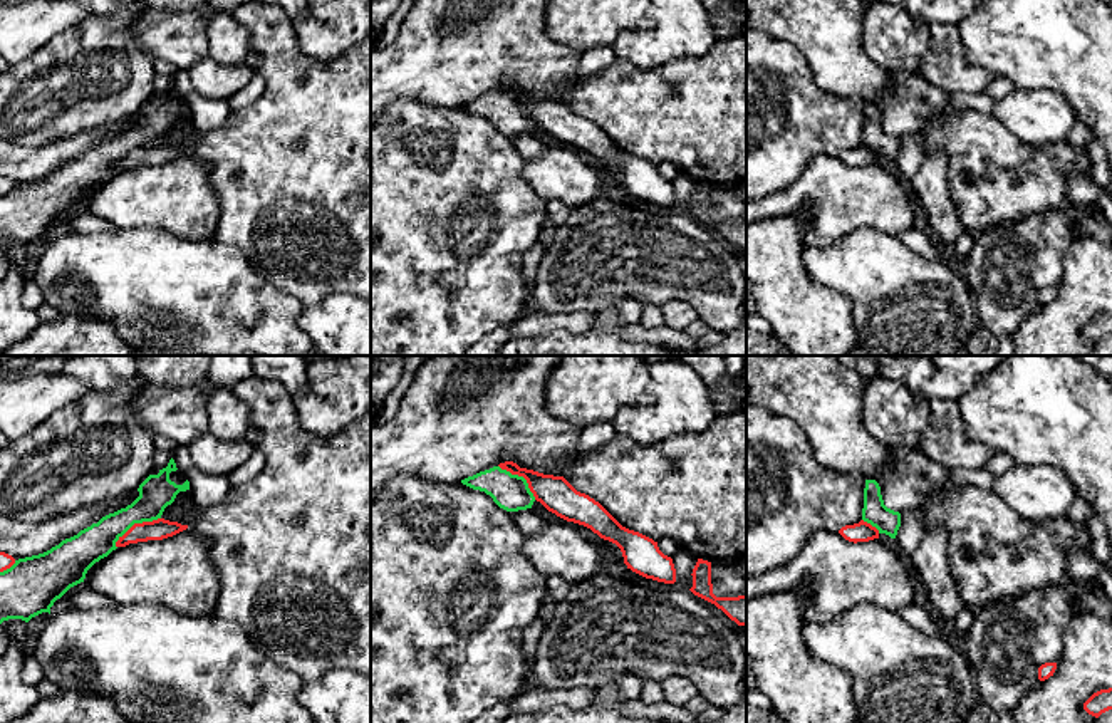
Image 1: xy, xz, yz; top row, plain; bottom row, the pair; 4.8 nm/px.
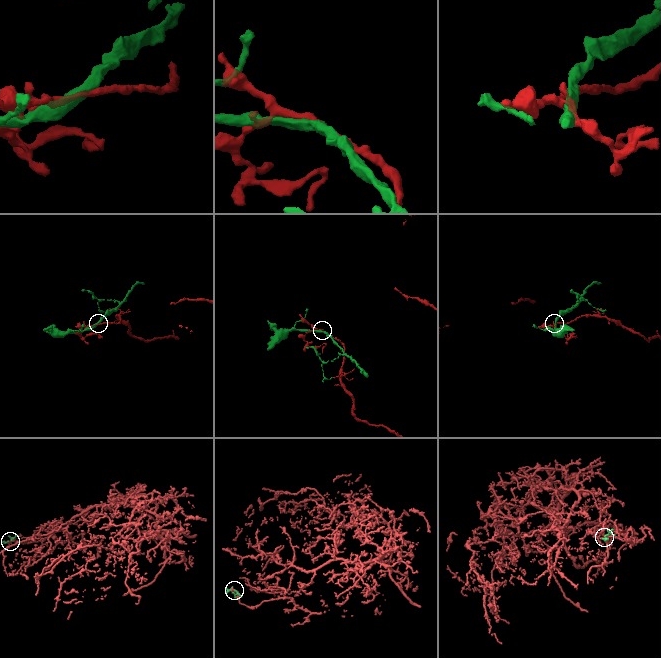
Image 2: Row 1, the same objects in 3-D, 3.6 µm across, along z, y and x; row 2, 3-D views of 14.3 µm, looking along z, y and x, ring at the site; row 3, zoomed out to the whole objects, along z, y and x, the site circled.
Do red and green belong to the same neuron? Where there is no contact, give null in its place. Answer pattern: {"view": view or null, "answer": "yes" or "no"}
{"view": "xy", "answer": "no"}

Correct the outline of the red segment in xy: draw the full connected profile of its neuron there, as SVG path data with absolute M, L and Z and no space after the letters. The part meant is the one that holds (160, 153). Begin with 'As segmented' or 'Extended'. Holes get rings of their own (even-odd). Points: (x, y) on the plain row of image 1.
As segmented. M164 143L134 148L122 161L119 161L116 171L126 171L129 168L148 166L148 164L163 164L186 153L188 149L181 149L178 146L169 146Z

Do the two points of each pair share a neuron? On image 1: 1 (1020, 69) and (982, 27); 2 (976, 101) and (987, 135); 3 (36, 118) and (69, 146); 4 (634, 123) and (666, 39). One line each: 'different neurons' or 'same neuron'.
1: same neuron
2: different neurons
3: different neurons
4: different neurons

